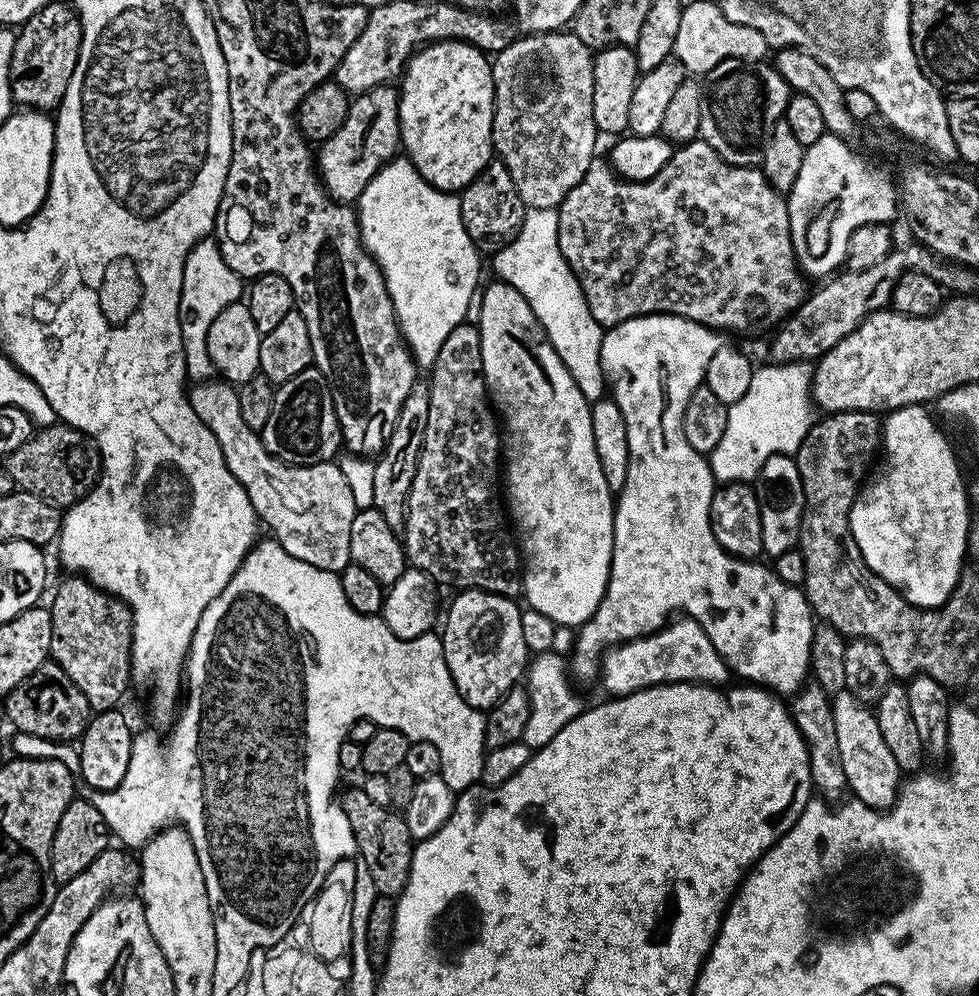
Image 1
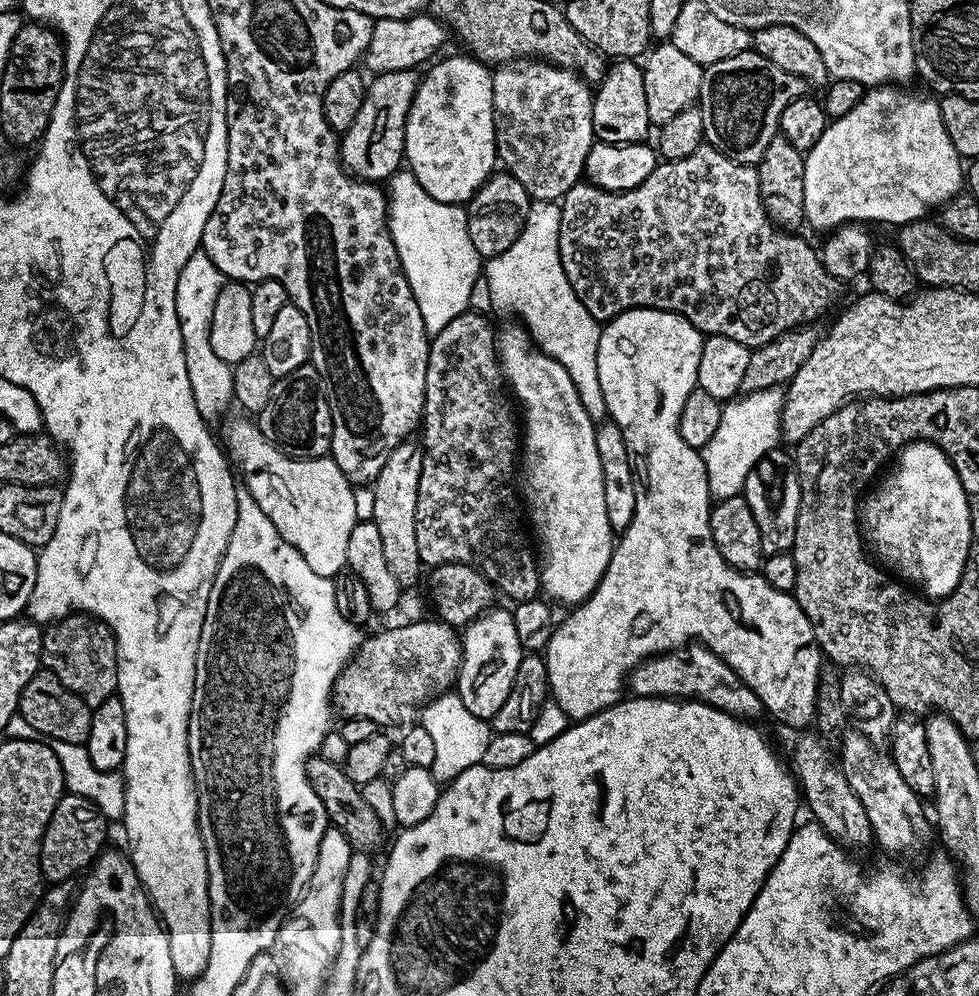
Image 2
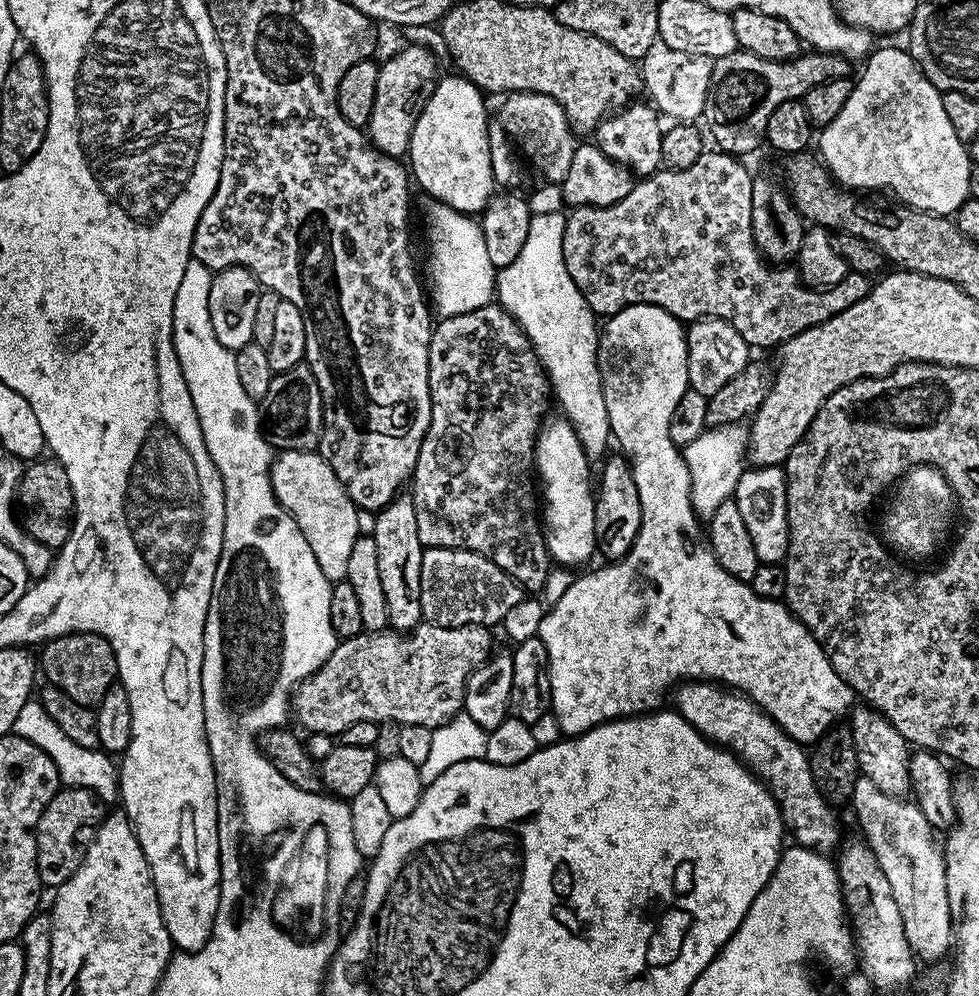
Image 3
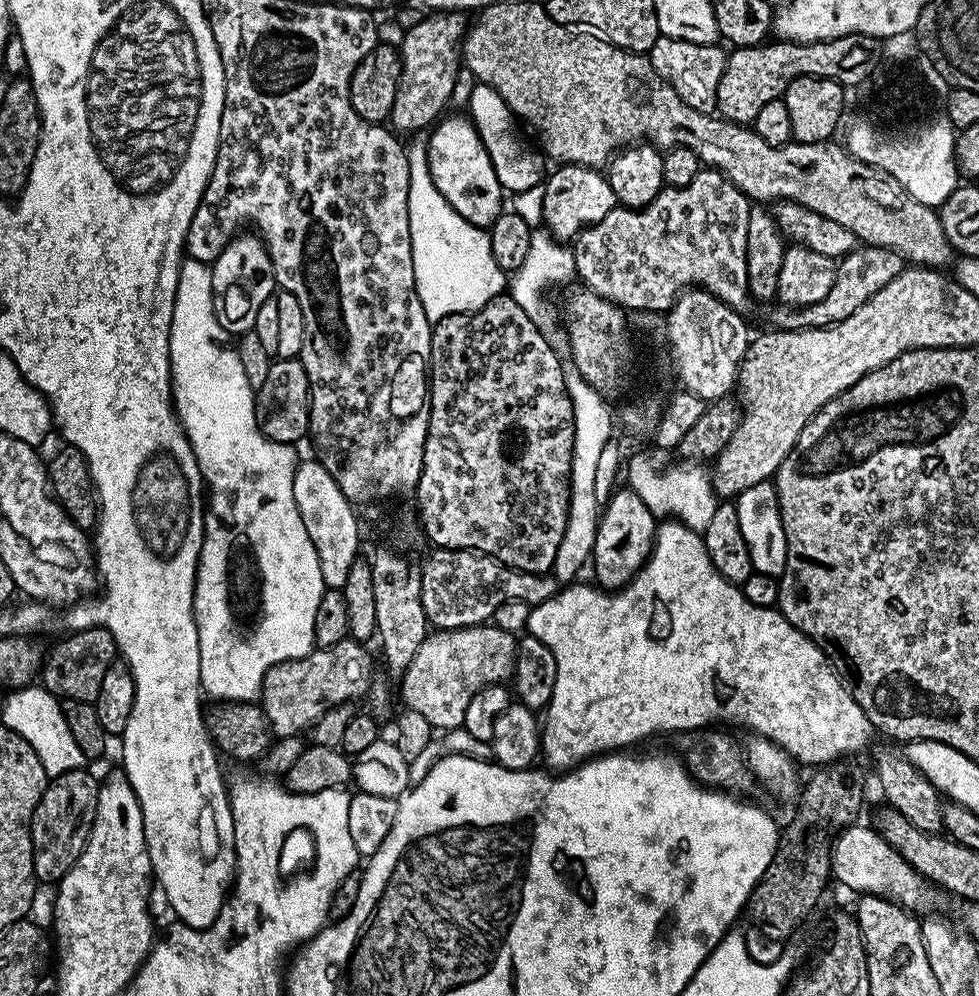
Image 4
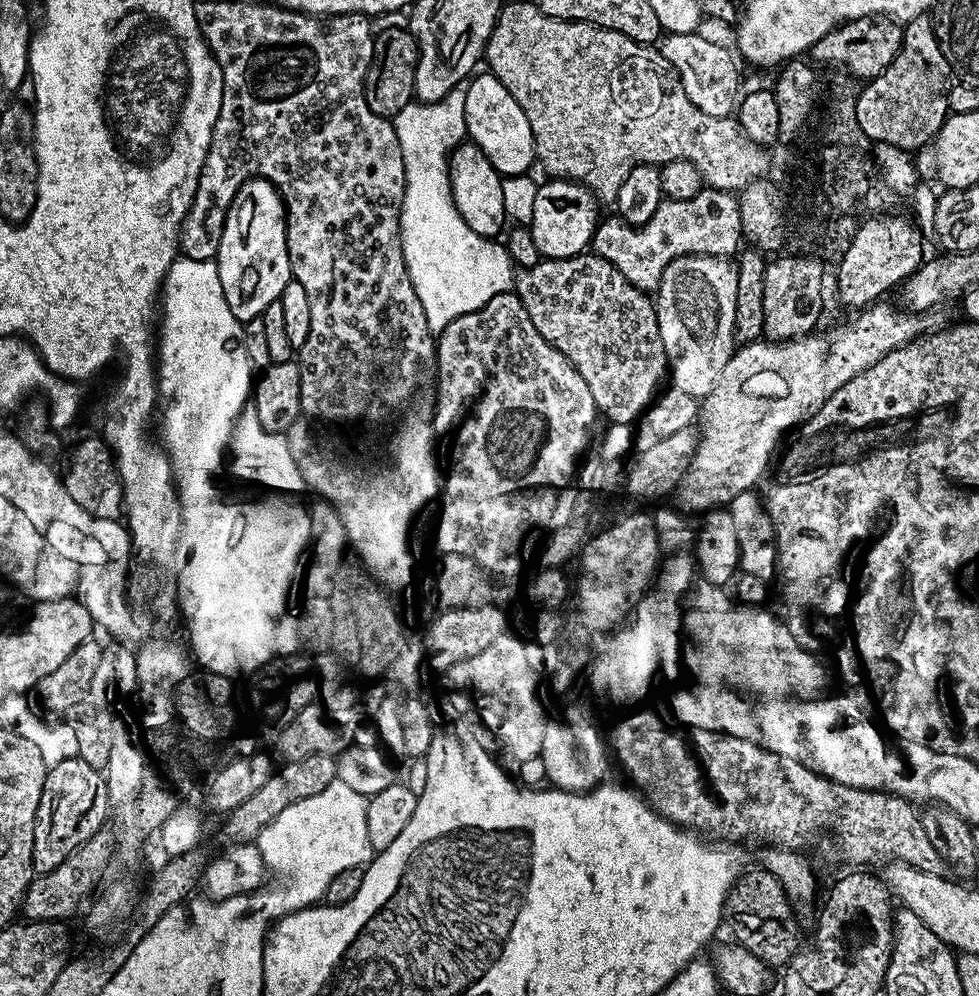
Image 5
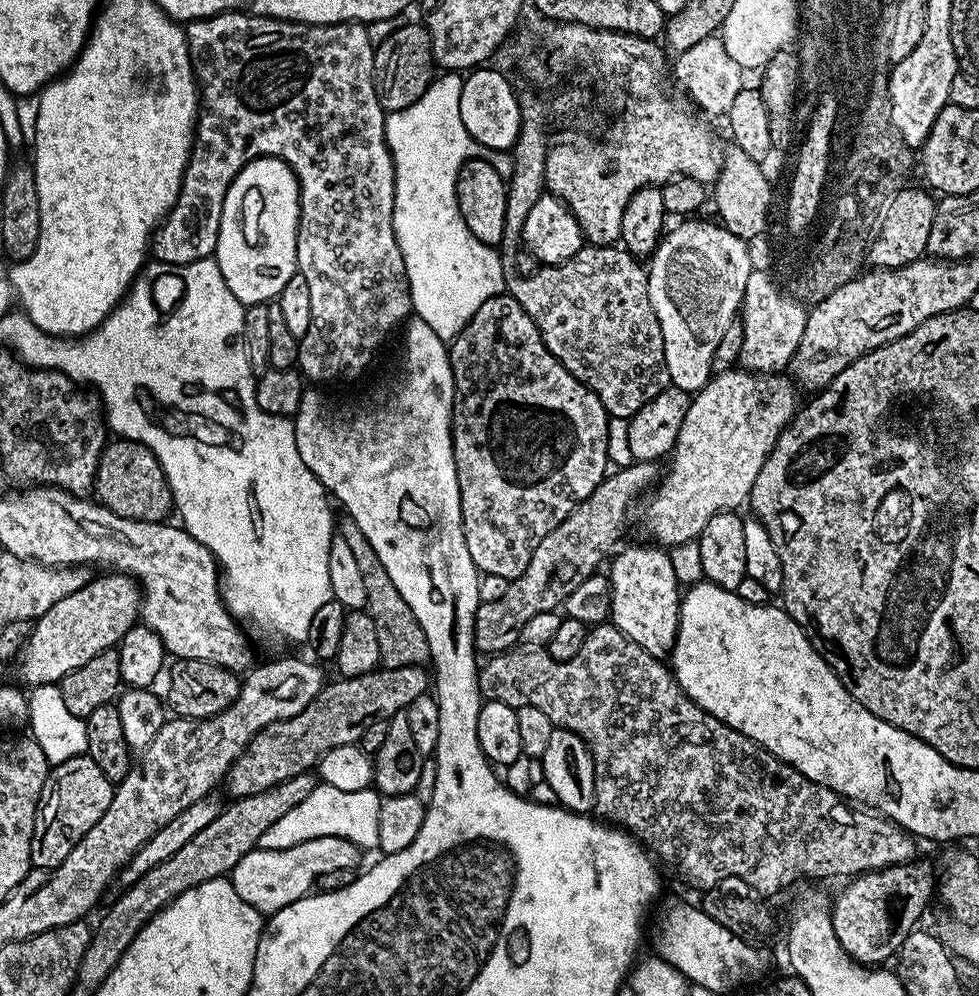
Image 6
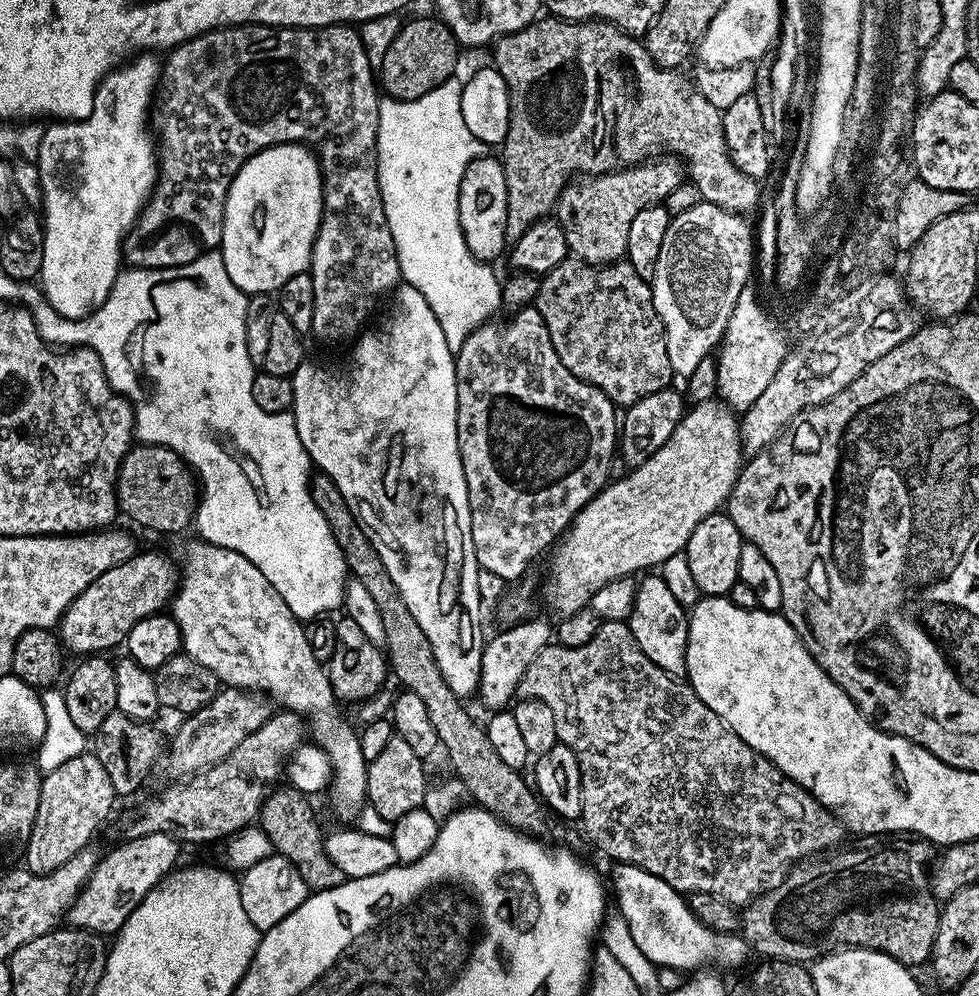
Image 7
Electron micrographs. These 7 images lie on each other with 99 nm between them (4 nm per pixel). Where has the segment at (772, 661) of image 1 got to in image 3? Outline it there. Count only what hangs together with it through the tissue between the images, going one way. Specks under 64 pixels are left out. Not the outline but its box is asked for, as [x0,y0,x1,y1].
[539,304,854,746]

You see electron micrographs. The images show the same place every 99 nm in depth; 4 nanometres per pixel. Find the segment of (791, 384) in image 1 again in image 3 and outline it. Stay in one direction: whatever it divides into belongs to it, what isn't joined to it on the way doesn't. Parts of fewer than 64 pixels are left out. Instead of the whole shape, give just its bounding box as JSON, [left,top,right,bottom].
[683,424,748,522]

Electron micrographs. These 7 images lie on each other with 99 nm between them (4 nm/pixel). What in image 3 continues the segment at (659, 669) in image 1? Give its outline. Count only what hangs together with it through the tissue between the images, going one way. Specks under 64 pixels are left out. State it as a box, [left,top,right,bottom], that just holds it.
[670,680,841,854]

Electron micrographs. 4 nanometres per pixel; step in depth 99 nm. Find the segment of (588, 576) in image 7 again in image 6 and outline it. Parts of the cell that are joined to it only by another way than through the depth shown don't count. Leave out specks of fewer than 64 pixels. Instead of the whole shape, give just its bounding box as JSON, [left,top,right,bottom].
[644,370,798,546]

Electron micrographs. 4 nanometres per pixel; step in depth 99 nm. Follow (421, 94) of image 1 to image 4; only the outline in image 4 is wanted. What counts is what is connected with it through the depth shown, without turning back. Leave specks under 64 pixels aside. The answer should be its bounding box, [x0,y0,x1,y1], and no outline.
[426,114,506,230]

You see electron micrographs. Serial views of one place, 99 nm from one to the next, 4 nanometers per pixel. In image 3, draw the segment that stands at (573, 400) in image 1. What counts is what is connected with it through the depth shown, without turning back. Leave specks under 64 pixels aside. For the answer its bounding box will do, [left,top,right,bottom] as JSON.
[534,418,596,564]

